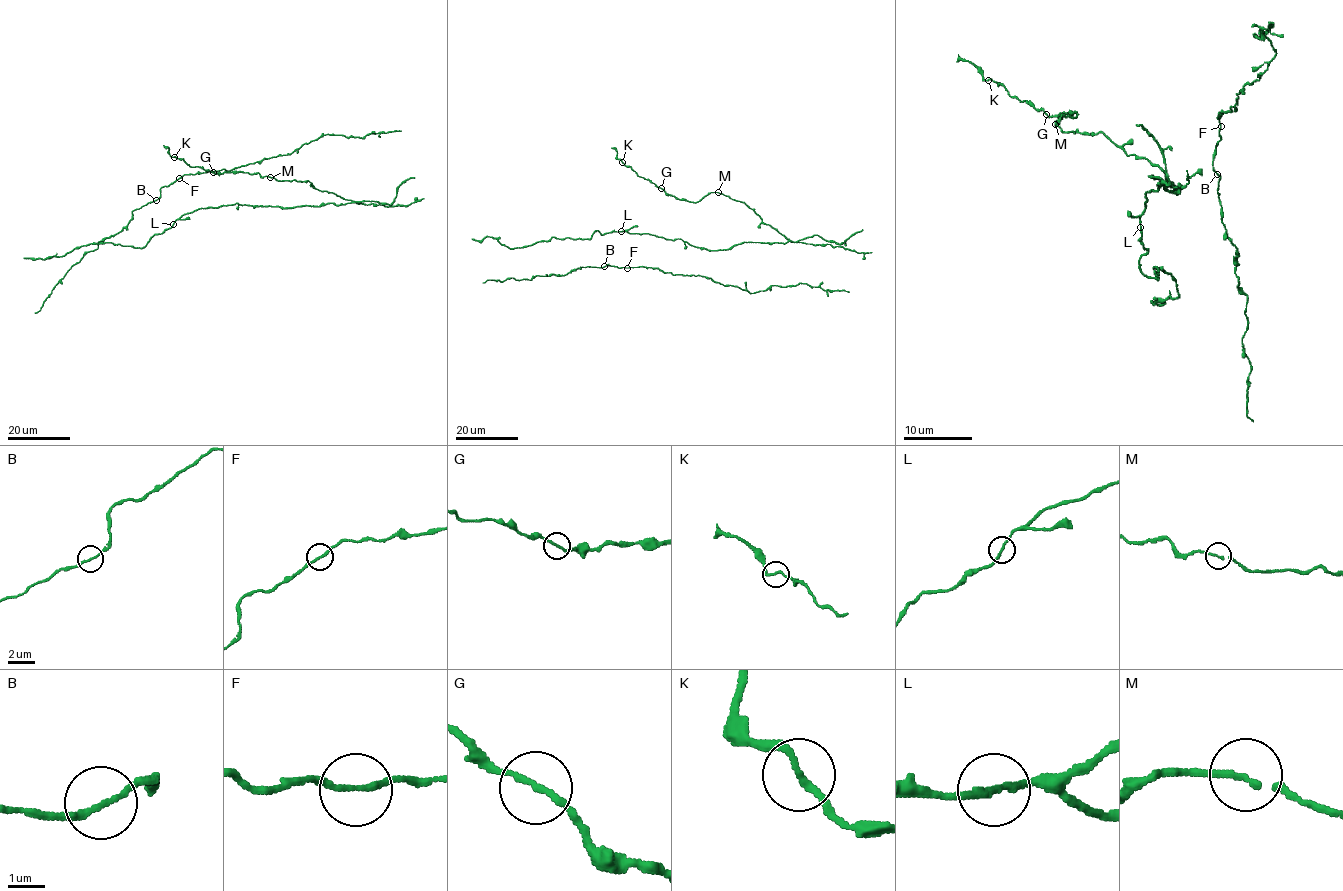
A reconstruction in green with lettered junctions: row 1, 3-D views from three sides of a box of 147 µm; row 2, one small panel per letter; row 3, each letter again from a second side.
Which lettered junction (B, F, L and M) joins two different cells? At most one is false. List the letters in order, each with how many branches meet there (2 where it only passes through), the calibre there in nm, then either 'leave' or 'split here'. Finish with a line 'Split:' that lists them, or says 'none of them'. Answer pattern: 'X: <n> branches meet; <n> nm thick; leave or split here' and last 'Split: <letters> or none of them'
B: 2 branches meet; 150 nm thick; leave
F: 2 branches meet; 170 nm thick; leave
L: 2 branches meet; 170 nm thick; leave
M: 2 branches meet; 150 nm thick; leave
Split: none of them

